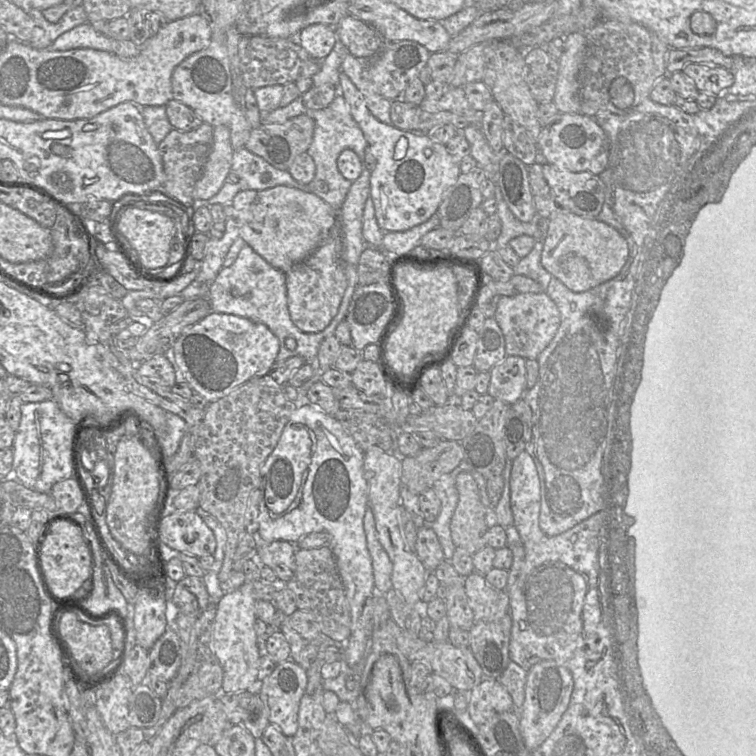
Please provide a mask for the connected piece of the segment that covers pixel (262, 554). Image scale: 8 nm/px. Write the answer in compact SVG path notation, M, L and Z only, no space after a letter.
M284 540L272 541L258 548L257 557L272 568L280 583L287 583L295 579L295 553L297 544Z

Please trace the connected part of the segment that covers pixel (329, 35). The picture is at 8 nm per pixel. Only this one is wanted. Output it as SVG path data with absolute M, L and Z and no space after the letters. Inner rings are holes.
M312 24L302 29L296 40L313 59L322 61L332 51L337 34L329 25Z

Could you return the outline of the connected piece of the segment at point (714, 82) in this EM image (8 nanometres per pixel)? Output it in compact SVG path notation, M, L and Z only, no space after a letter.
M692 63L686 65L682 72L689 77L699 91L715 96L734 83L733 72L722 66Z

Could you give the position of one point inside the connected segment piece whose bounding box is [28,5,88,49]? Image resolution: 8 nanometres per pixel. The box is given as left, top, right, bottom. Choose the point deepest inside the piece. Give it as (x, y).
(44, 34)

